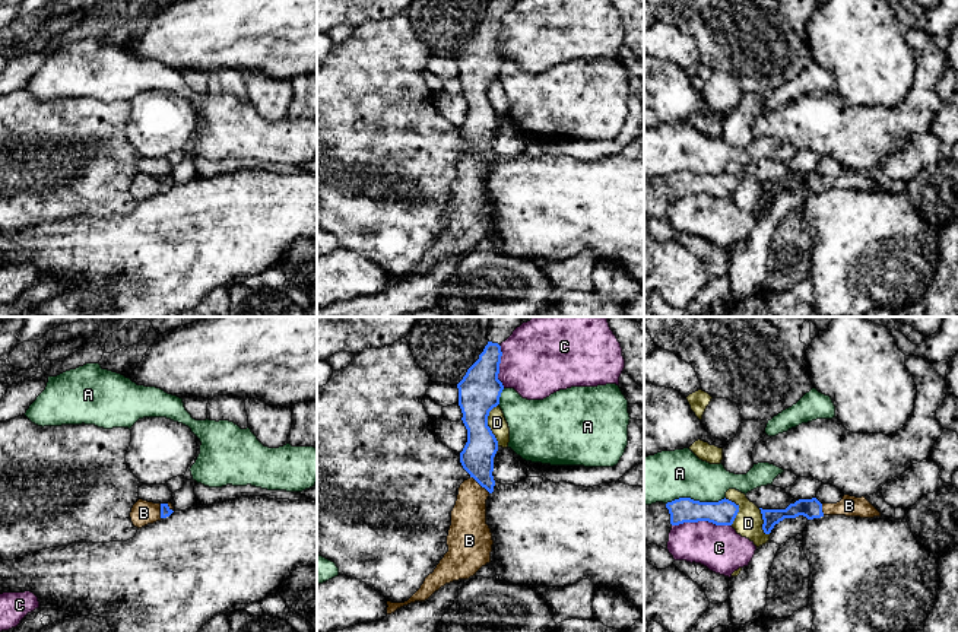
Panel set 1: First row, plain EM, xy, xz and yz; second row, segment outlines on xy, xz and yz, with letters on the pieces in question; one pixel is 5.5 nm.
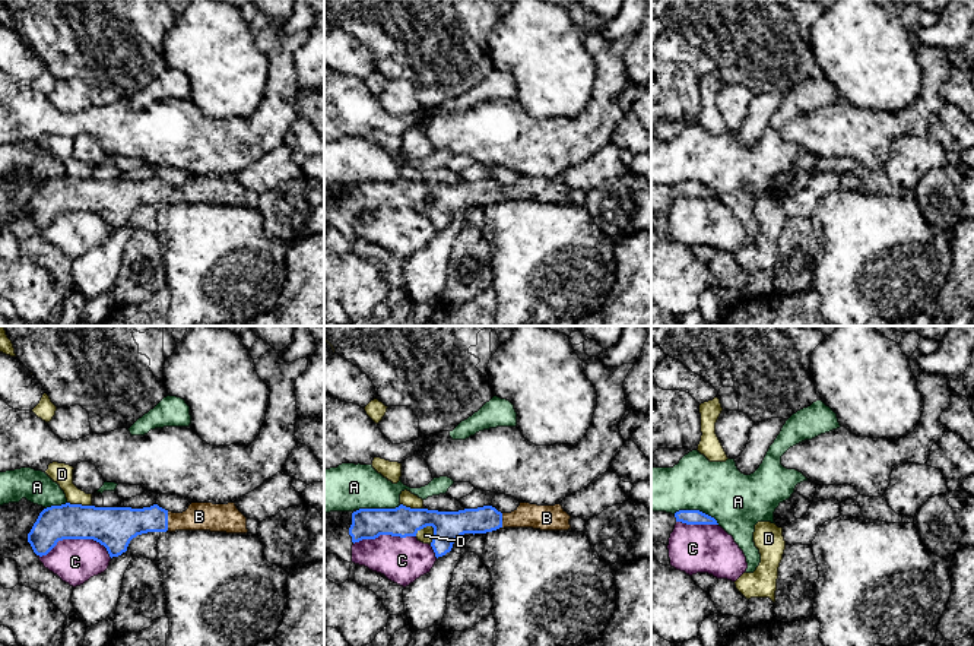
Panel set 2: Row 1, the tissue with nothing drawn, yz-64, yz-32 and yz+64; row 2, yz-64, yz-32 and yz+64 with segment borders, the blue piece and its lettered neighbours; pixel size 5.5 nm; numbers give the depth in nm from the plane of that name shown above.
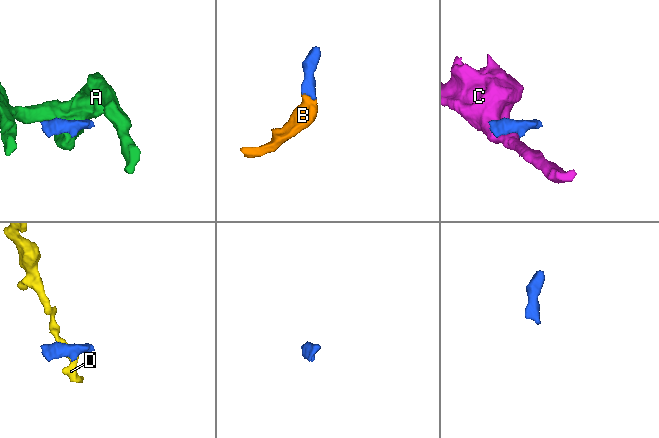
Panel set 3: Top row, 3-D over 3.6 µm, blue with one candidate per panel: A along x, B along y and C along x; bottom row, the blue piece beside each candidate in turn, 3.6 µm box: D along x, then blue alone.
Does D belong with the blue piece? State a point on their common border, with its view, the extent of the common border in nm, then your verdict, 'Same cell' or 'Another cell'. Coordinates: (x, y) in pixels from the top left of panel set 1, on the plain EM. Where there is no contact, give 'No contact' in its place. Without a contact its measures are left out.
Touches blue at xz (487, 98). Shared border 240 nm. Another cell

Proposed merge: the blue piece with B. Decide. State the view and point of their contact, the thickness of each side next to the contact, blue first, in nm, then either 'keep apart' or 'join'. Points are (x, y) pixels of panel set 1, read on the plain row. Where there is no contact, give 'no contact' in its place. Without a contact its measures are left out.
meets blue in xz at (481, 158); 180 nm thick on the blue side, 200 nm on the other; join

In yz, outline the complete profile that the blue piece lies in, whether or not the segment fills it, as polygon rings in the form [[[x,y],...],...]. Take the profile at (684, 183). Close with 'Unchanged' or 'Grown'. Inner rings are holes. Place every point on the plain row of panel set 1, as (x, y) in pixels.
[[[679,171],[672,175],[656,175],[644,180],[644,220],[654,216],[667,223],[669,206],[673,199],[708,194],[716,199],[732,199],[739,178],[729,172],[700,175]]]. Grown

